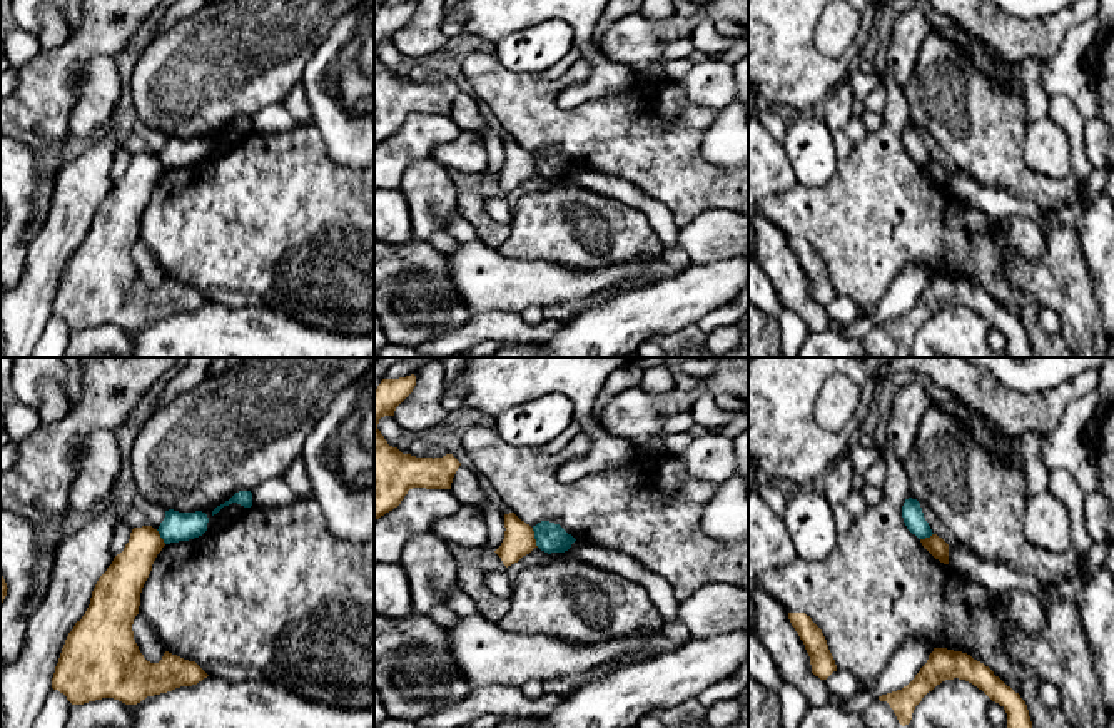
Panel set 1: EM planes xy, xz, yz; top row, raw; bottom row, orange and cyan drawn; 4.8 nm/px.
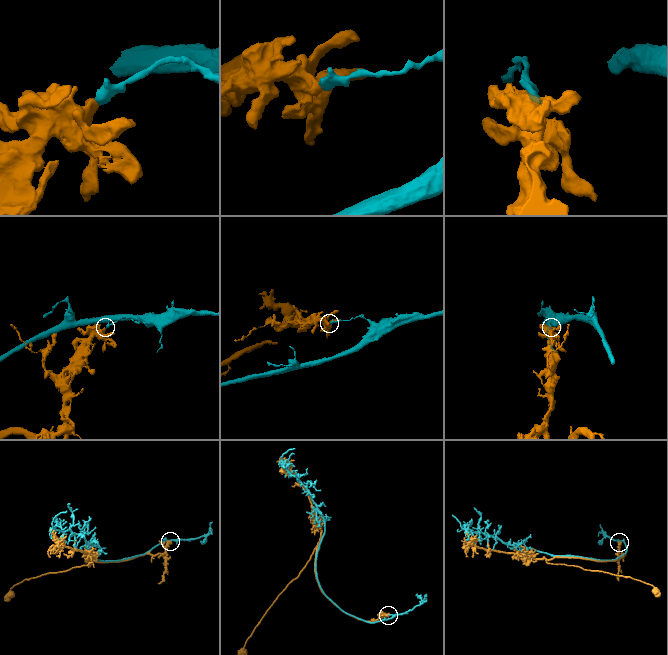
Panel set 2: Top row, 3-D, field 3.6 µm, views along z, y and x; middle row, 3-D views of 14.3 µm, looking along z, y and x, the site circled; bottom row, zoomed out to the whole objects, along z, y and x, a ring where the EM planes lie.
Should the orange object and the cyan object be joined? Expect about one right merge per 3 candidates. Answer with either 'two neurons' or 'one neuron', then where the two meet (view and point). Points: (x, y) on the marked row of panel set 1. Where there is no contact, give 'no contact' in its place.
two neurons | xz (533, 538)

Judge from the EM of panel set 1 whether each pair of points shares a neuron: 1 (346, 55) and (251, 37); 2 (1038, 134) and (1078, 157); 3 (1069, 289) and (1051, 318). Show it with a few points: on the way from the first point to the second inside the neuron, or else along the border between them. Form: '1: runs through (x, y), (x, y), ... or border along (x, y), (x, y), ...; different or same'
1: border along (339, 19), (316, 49), (299, 84); different
2: border along (1051, 117), (1068, 136), (1073, 174); different
3: border along (1041, 306), (1049, 306), (1058, 314), (1061, 331); different

